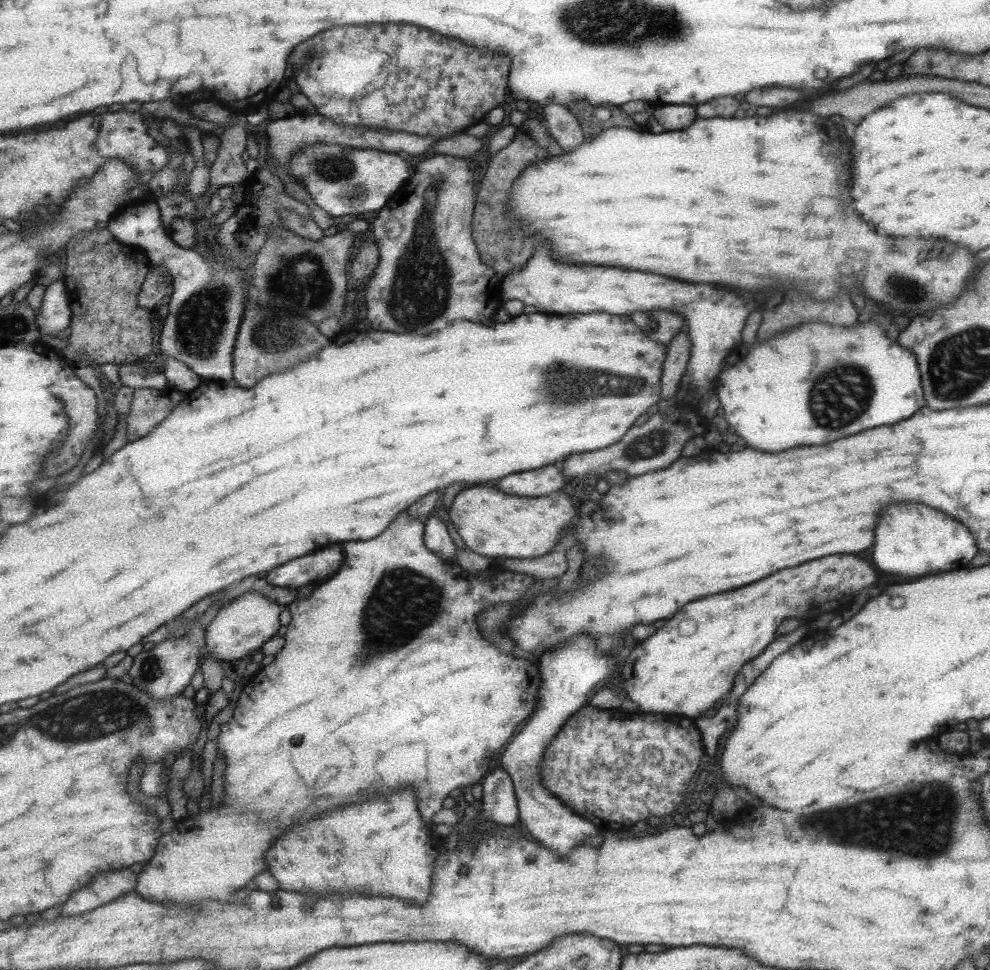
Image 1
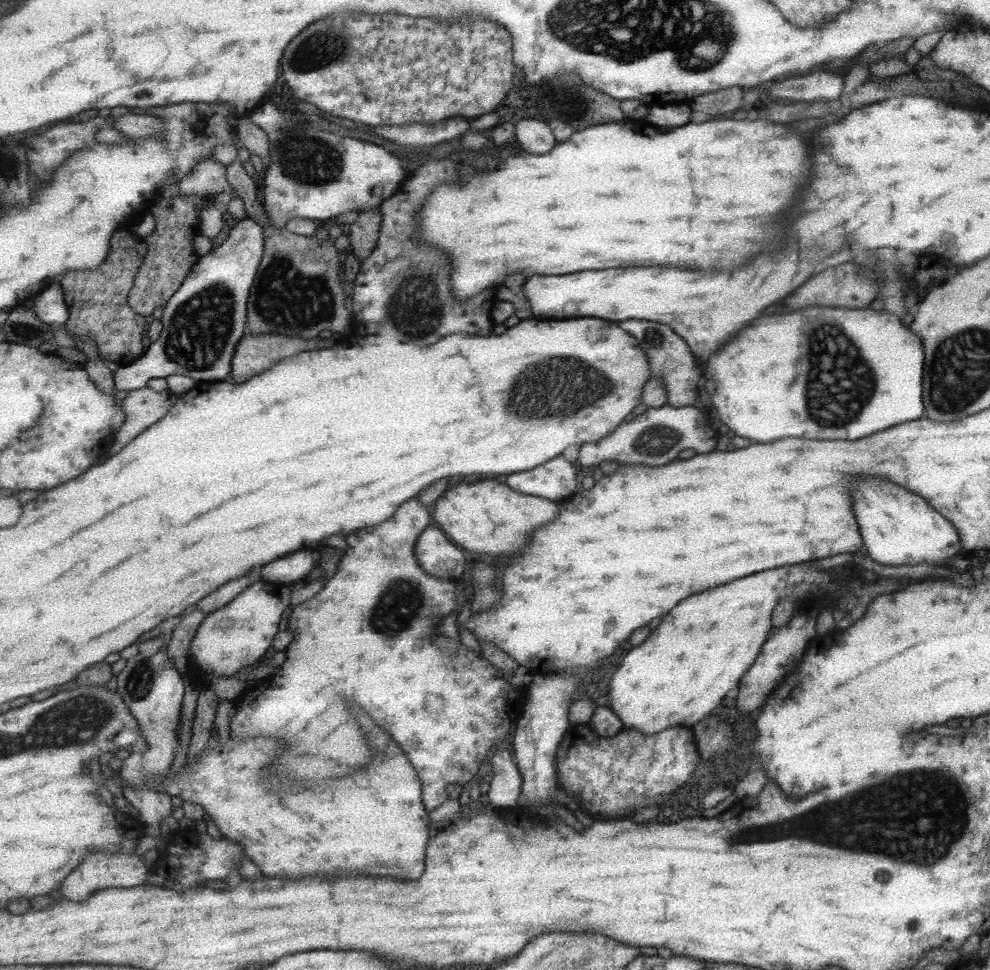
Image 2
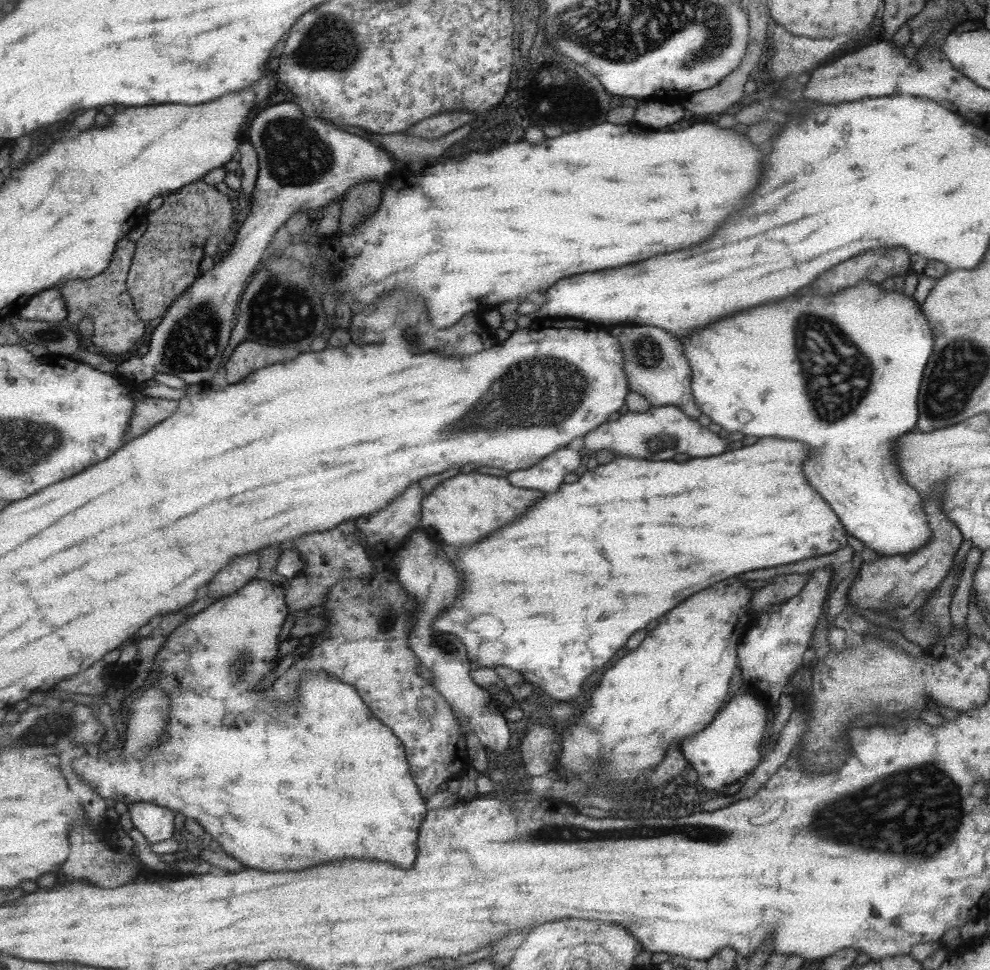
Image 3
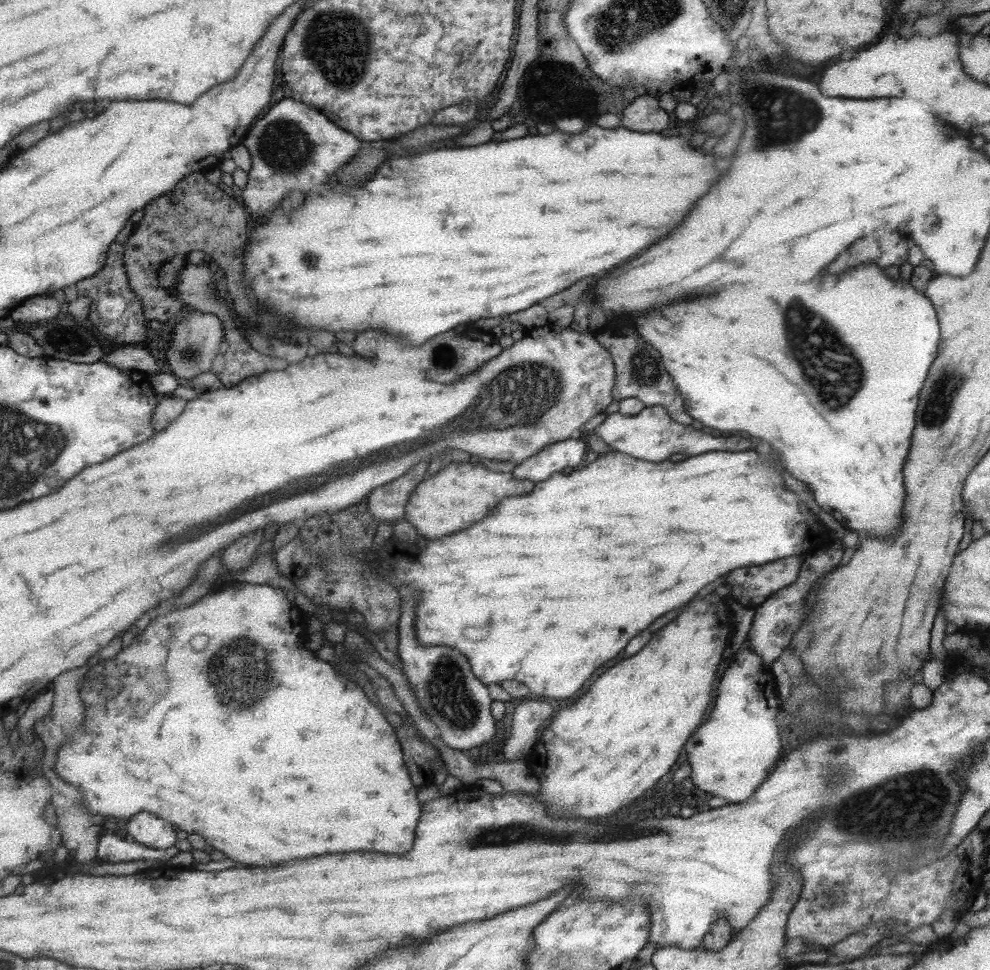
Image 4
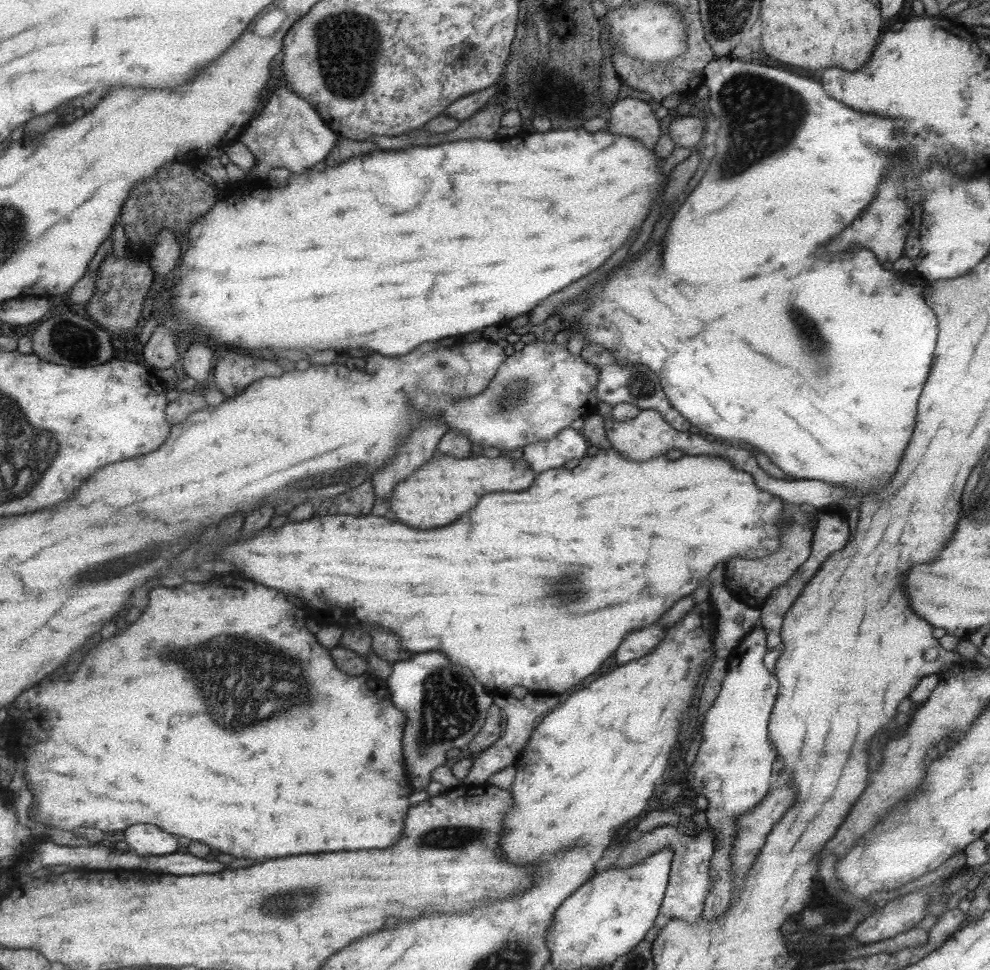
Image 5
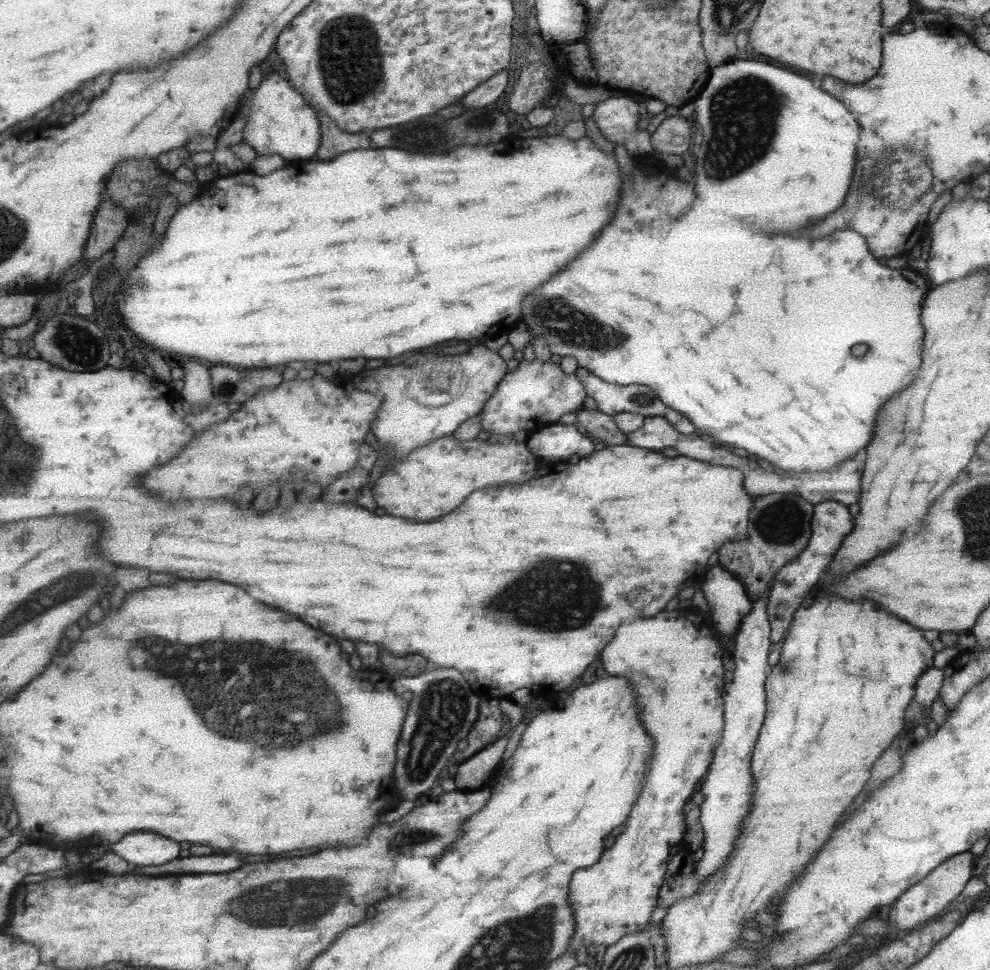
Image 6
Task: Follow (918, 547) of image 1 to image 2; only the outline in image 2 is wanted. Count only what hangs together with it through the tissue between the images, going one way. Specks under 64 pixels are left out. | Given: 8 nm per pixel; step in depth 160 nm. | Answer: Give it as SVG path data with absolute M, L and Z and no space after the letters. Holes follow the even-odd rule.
M863 478L857 482L851 496L853 512L857 514L857 524L861 526L861 538L865 538L865 548L871 560L887 566L913 566L921 562L941 562L959 555L962 546L956 527L929 508L929 504L919 496L875 478Z

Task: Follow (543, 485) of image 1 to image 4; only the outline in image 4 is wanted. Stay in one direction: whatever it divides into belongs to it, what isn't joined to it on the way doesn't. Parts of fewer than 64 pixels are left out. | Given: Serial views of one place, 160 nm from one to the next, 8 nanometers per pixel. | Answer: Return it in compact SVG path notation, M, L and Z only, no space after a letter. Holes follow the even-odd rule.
M567 439L541 449L512 470L513 478L543 482L553 472L563 470L565 466L577 466L583 458L585 444L579 439Z

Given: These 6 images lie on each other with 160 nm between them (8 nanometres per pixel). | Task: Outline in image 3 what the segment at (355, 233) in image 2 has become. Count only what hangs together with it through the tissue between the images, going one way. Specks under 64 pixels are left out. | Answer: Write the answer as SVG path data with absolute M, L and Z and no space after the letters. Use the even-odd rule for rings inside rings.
M375 181L359 182L349 189L345 197L340 200L340 233L349 234L355 227L355 222L373 214L373 210L379 206L381 186L379 182Z

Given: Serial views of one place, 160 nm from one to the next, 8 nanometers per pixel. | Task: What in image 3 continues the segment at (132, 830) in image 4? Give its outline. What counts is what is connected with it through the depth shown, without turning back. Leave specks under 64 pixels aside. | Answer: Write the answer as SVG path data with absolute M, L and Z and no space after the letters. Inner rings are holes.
M137 802L131 806L134 828L137 828L149 843L169 840L175 832L175 812L151 802Z

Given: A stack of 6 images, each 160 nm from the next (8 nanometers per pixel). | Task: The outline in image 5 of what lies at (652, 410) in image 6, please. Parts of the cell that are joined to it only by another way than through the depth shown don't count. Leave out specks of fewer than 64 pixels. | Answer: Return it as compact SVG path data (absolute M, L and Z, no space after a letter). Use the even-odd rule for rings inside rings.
M587 343L582 347L580 355L589 364L597 367L599 376L599 384L596 386L596 395L605 404L620 405L621 403L632 404L637 406L639 410L653 409L656 410L662 419L671 428L678 431L687 431L691 423L680 413L676 411L668 398L665 396L663 387L660 385L660 378L657 378L651 370L647 370L645 366L635 363L634 365L619 366L618 360L614 361L611 351L604 349L602 346L593 346Z

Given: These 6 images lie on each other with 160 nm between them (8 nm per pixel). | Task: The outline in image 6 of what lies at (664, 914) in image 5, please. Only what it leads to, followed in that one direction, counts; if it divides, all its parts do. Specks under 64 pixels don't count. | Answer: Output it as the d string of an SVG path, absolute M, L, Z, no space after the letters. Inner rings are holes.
M683 847L674 854L665 866L665 876L657 892L659 900L656 901L656 906L668 909L674 902L695 894L701 879L696 876L695 869L696 863L689 850Z

